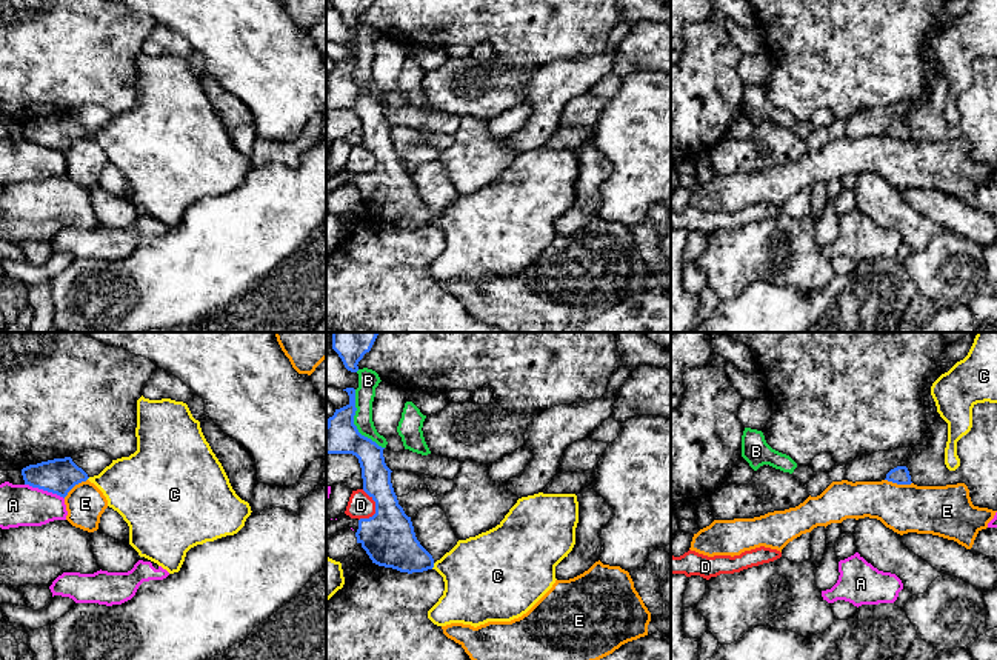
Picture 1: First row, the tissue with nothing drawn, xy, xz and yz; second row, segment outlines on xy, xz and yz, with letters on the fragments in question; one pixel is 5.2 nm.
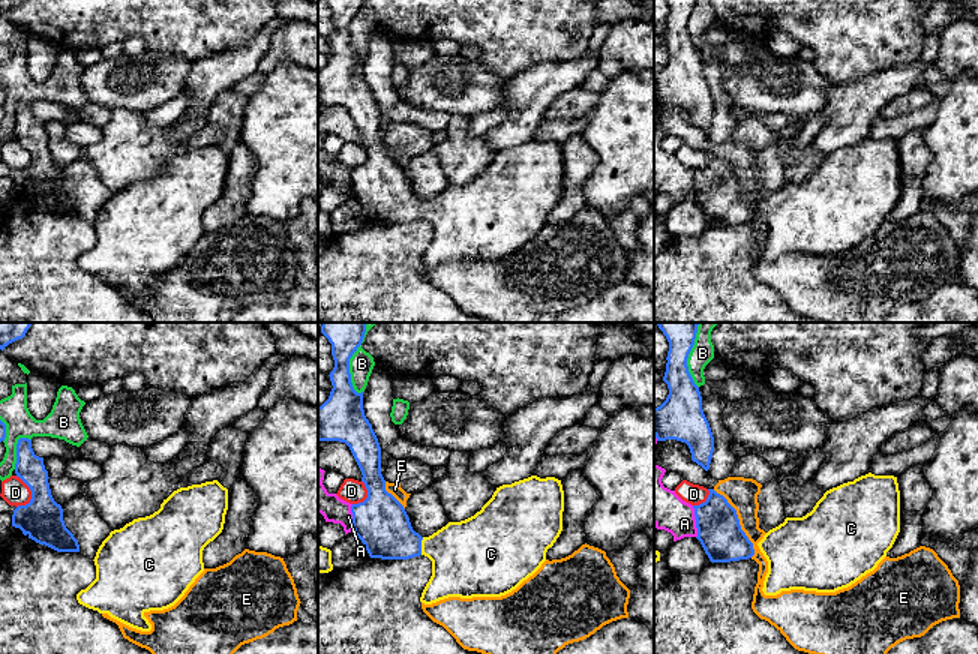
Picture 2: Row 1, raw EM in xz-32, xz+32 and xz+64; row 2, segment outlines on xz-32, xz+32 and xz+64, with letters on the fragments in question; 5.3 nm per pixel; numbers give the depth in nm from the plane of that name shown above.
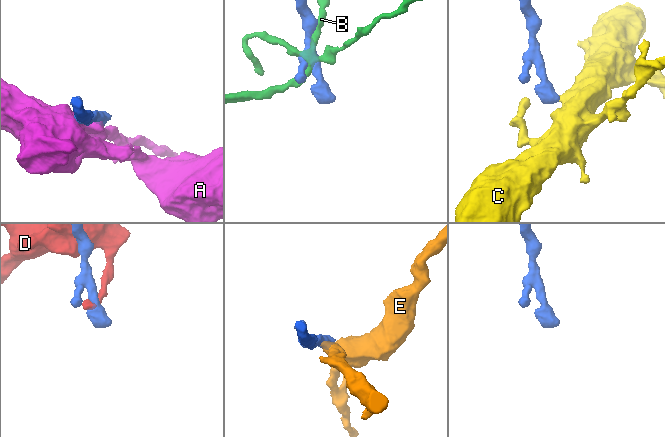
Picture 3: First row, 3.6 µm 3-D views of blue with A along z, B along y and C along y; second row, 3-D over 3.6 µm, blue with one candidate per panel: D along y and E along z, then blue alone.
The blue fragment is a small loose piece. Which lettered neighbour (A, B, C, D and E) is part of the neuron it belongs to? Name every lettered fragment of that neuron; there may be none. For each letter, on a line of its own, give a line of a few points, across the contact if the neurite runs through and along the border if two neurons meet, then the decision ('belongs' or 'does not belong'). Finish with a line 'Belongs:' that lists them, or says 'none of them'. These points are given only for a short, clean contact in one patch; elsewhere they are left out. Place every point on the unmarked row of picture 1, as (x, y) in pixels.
A: does not belong
B: does not belong
C: line xz (391, 199), (405, 210), (433, 222), (459, 222), (479, 228); belongs
D: line xz (362, 145), (374, 157), (374, 168), (359, 176); does not belong
E: line yz (885, 134), (894, 139), (911, 139); does not belong
Belongs: C

